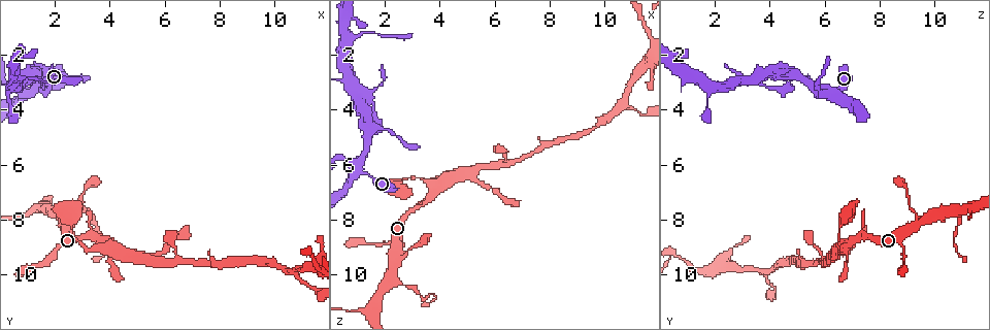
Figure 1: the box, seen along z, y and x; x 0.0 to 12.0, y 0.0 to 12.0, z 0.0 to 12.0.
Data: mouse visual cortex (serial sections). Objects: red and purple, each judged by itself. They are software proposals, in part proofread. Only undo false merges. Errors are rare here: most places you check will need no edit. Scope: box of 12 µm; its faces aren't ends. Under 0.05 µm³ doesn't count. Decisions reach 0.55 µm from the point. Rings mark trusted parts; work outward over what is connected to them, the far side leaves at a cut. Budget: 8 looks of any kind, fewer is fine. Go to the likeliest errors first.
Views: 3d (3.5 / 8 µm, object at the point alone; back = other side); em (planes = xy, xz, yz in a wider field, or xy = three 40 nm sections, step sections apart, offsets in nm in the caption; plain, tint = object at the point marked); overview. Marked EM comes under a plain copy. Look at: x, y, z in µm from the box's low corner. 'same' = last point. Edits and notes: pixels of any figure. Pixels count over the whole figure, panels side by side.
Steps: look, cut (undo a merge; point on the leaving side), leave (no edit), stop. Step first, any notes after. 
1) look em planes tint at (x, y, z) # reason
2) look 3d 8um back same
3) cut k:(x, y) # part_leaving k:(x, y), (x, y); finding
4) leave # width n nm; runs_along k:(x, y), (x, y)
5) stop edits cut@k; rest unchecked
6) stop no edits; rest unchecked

look 3d 3.5um at (2.2, 7.9, 10.1) # three-way junction

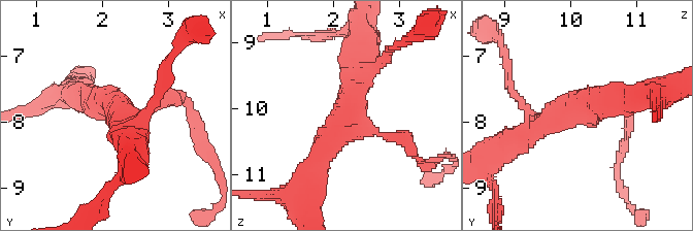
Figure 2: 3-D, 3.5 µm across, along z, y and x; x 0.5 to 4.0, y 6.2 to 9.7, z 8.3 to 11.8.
look em xy step 1 tint at (2.25, 7.85, 10.15) # now the EM

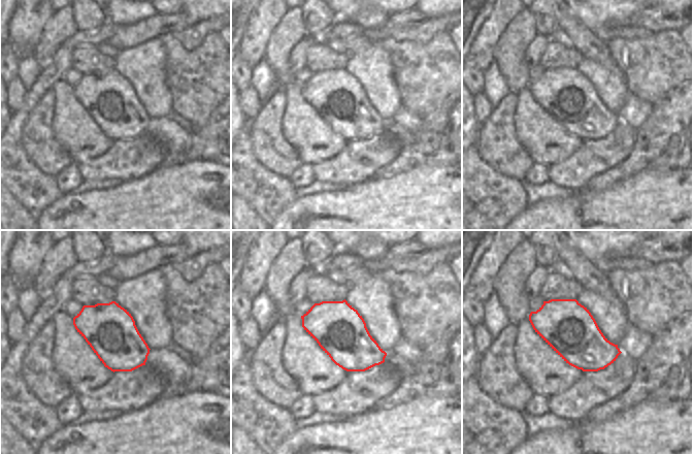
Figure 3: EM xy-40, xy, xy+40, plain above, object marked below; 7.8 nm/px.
cut 2:(405, 138) # width 400 nm; part_leaving 2:(380, 133), (405, 141), (424, 165), (433, 160); two cells meet here

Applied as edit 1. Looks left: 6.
look overview

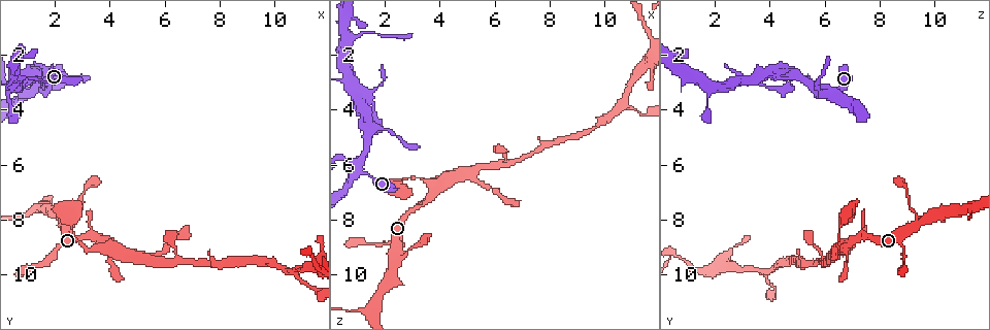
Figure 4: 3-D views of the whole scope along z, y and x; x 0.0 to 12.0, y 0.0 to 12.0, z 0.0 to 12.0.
look 3d 8um at (1.0, 3.3, 6.2) # looks like a crossing

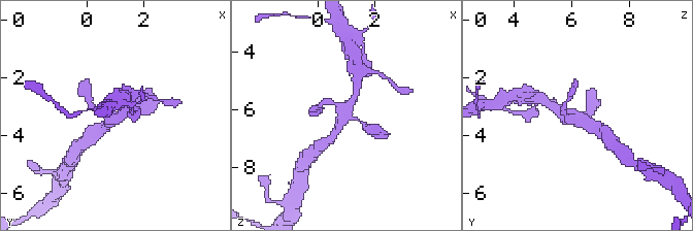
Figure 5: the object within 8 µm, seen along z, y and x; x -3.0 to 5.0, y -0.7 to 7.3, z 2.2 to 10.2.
look em xy step 2 tint at (1.0, 3.4, 6.2) # arms 4; arm_widths 150, 300, 300, 300 nm; shape alone is not enough

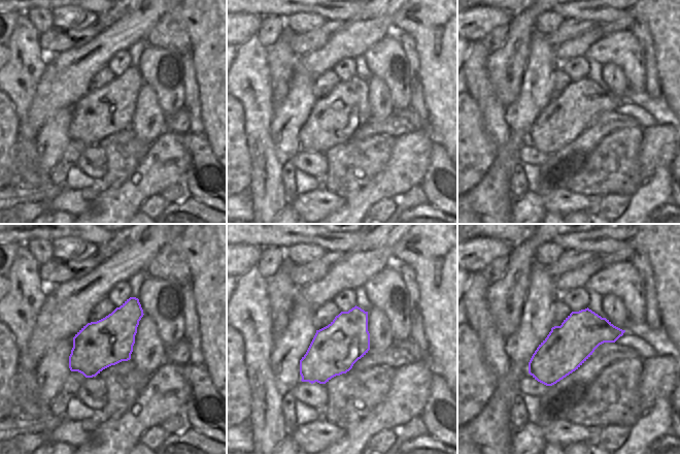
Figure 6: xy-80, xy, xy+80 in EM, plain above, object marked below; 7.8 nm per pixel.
leave # runs_along 5:(369, 128), (347, 116), (355, 92); all the same cell

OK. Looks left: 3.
look 3d 3.5um back at (3.9, 9.0, 6.8) # sharp bend

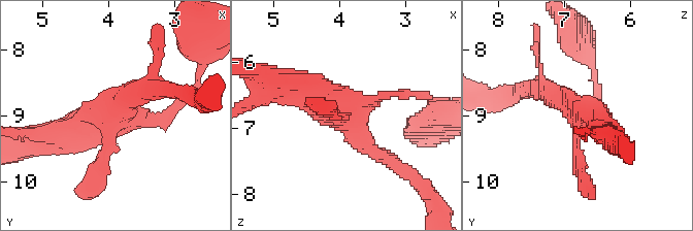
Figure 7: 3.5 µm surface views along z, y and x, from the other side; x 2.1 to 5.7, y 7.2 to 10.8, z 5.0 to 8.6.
look em planes tint at (4.00, 8.95, 6.80) # shape alone is not enough

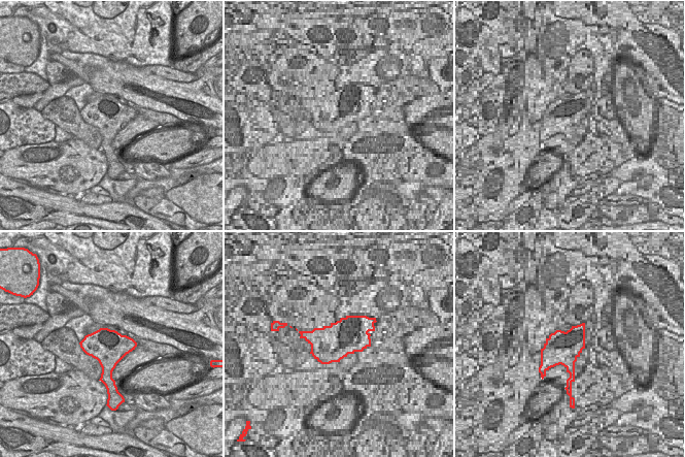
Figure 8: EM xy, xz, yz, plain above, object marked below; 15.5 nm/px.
leave # runs_along 7:(387, 159), (323, 95), (288, 83); all the same cell

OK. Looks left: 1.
stop edits cut@2; rest unchecked

